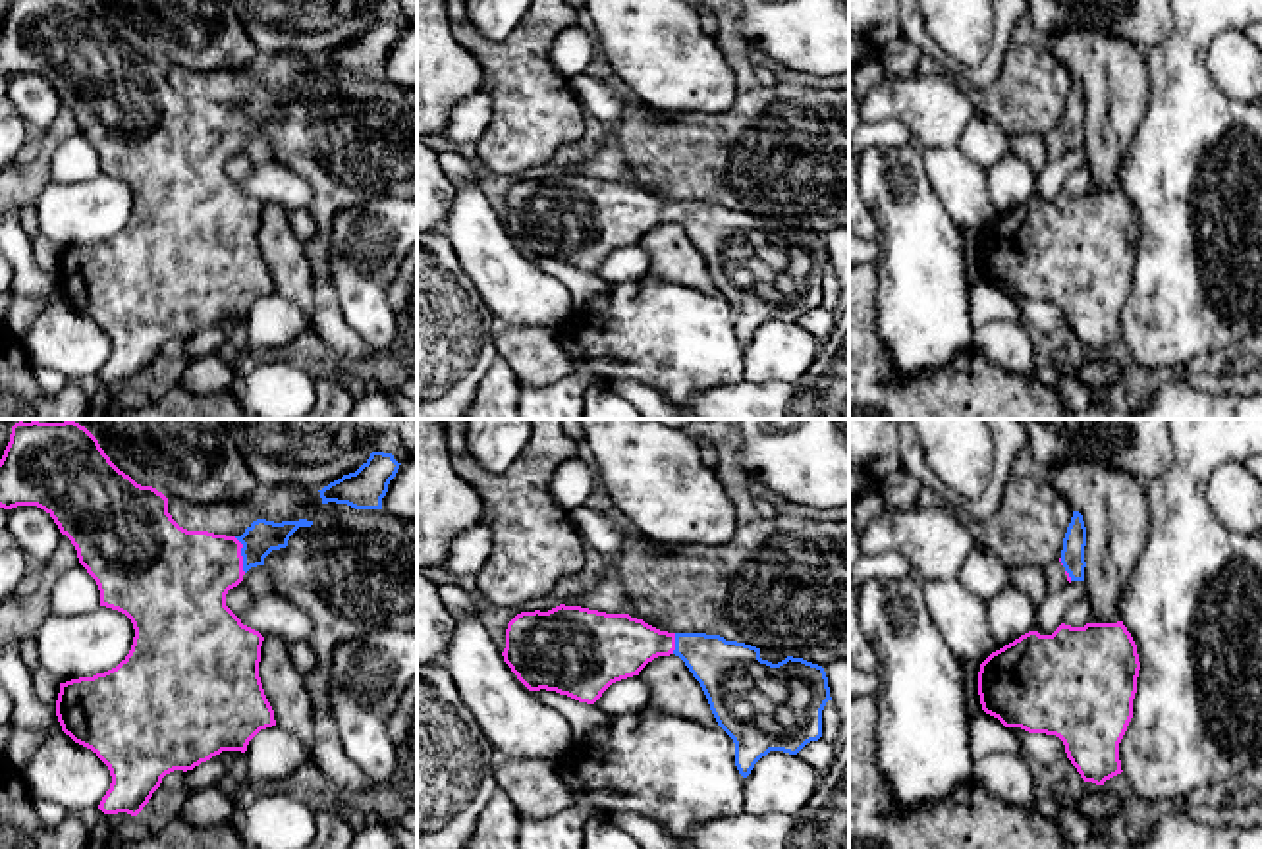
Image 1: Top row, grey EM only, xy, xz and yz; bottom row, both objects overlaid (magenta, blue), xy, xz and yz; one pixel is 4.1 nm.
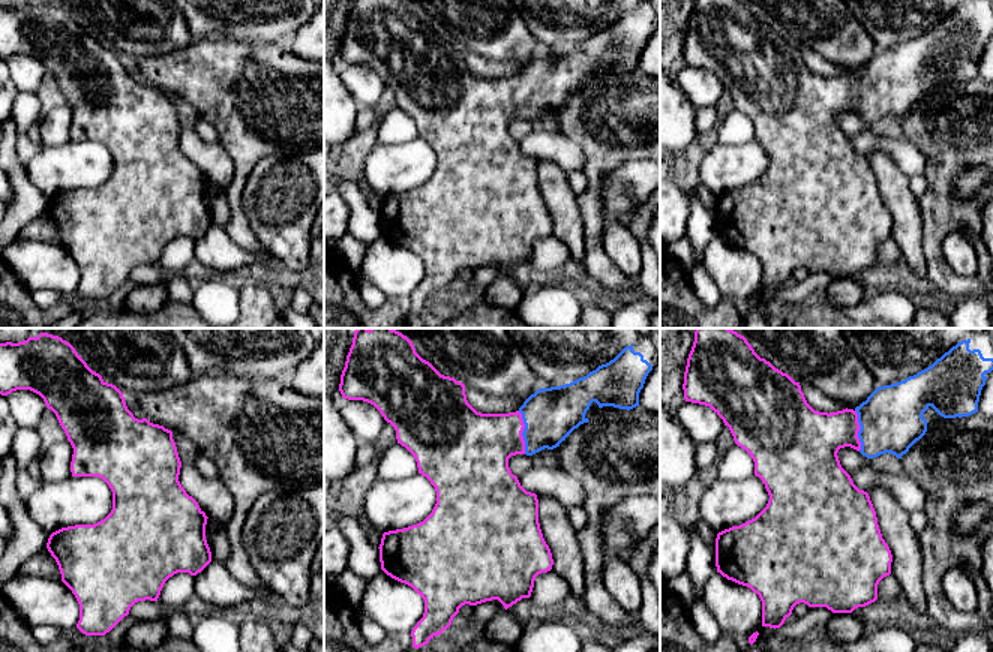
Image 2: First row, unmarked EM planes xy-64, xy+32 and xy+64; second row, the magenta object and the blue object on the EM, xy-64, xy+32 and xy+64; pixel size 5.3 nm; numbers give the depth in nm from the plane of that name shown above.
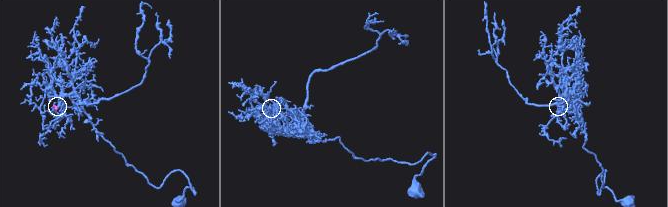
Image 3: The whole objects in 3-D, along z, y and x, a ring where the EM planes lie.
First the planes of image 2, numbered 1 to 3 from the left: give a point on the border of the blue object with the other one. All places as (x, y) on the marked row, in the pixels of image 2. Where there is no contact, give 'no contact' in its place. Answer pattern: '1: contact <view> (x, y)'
1: no contact
2: contact xy+32 (522, 430)
3: contact xy+64 (858, 430)

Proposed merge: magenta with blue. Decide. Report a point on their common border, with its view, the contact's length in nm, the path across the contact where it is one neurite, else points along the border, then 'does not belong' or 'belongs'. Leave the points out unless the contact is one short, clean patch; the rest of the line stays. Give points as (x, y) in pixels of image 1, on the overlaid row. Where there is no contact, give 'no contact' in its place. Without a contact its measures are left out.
meets magenta in xy at (240, 554); contact 160 nm long; runs through xy (184, 576), (240, 554), (263, 537); belongs

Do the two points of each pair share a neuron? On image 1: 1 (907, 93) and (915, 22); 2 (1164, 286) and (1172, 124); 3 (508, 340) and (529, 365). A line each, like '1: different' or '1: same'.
1: different
2: same
3: same

